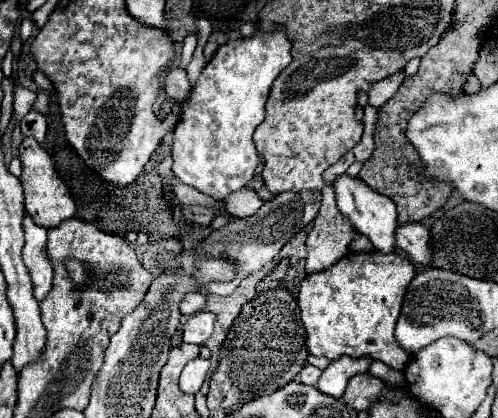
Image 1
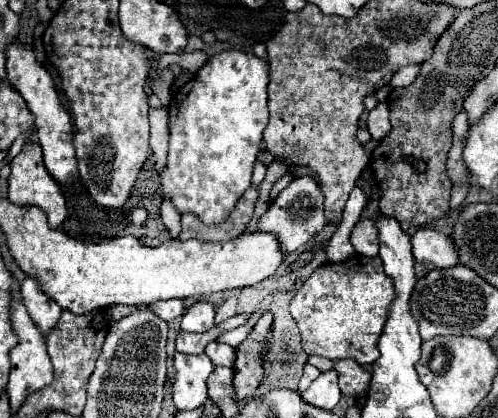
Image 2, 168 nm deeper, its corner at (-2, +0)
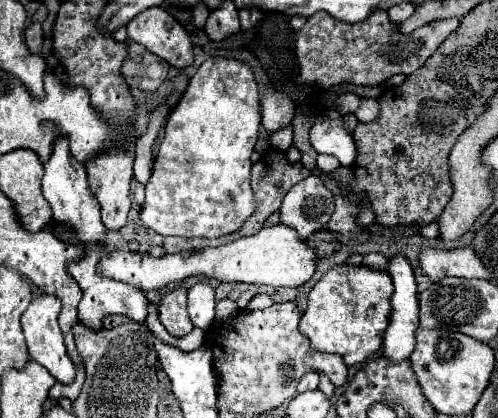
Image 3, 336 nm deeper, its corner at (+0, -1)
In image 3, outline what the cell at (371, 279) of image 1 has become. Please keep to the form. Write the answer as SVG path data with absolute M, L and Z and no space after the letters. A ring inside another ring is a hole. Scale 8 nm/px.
M349 264L333 268L309 292L309 308L299 330L311 340L313 350L339 354L347 366L361 364L383 344L383 332L391 316L391 294L393 282L387 272Z

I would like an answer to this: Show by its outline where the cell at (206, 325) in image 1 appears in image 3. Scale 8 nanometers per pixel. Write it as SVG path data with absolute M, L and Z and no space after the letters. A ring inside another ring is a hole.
M197 282L189 290L189 316L193 326L207 330L215 318L215 288L205 282Z

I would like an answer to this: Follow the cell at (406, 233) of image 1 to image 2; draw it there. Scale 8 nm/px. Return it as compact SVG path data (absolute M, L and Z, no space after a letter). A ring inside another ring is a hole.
M421 227L411 237L411 245L413 245L415 261L421 263L427 271L453 267L457 263L457 255L455 255L453 243L449 241L447 235L435 231L435 229Z

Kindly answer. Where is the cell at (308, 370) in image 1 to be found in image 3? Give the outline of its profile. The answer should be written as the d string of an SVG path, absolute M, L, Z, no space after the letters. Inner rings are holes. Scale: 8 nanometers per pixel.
M307 372L307 374L301 378L301 382L299 382L299 386L297 386L297 392L317 390L317 386L319 386L319 374L317 374L317 372Z

